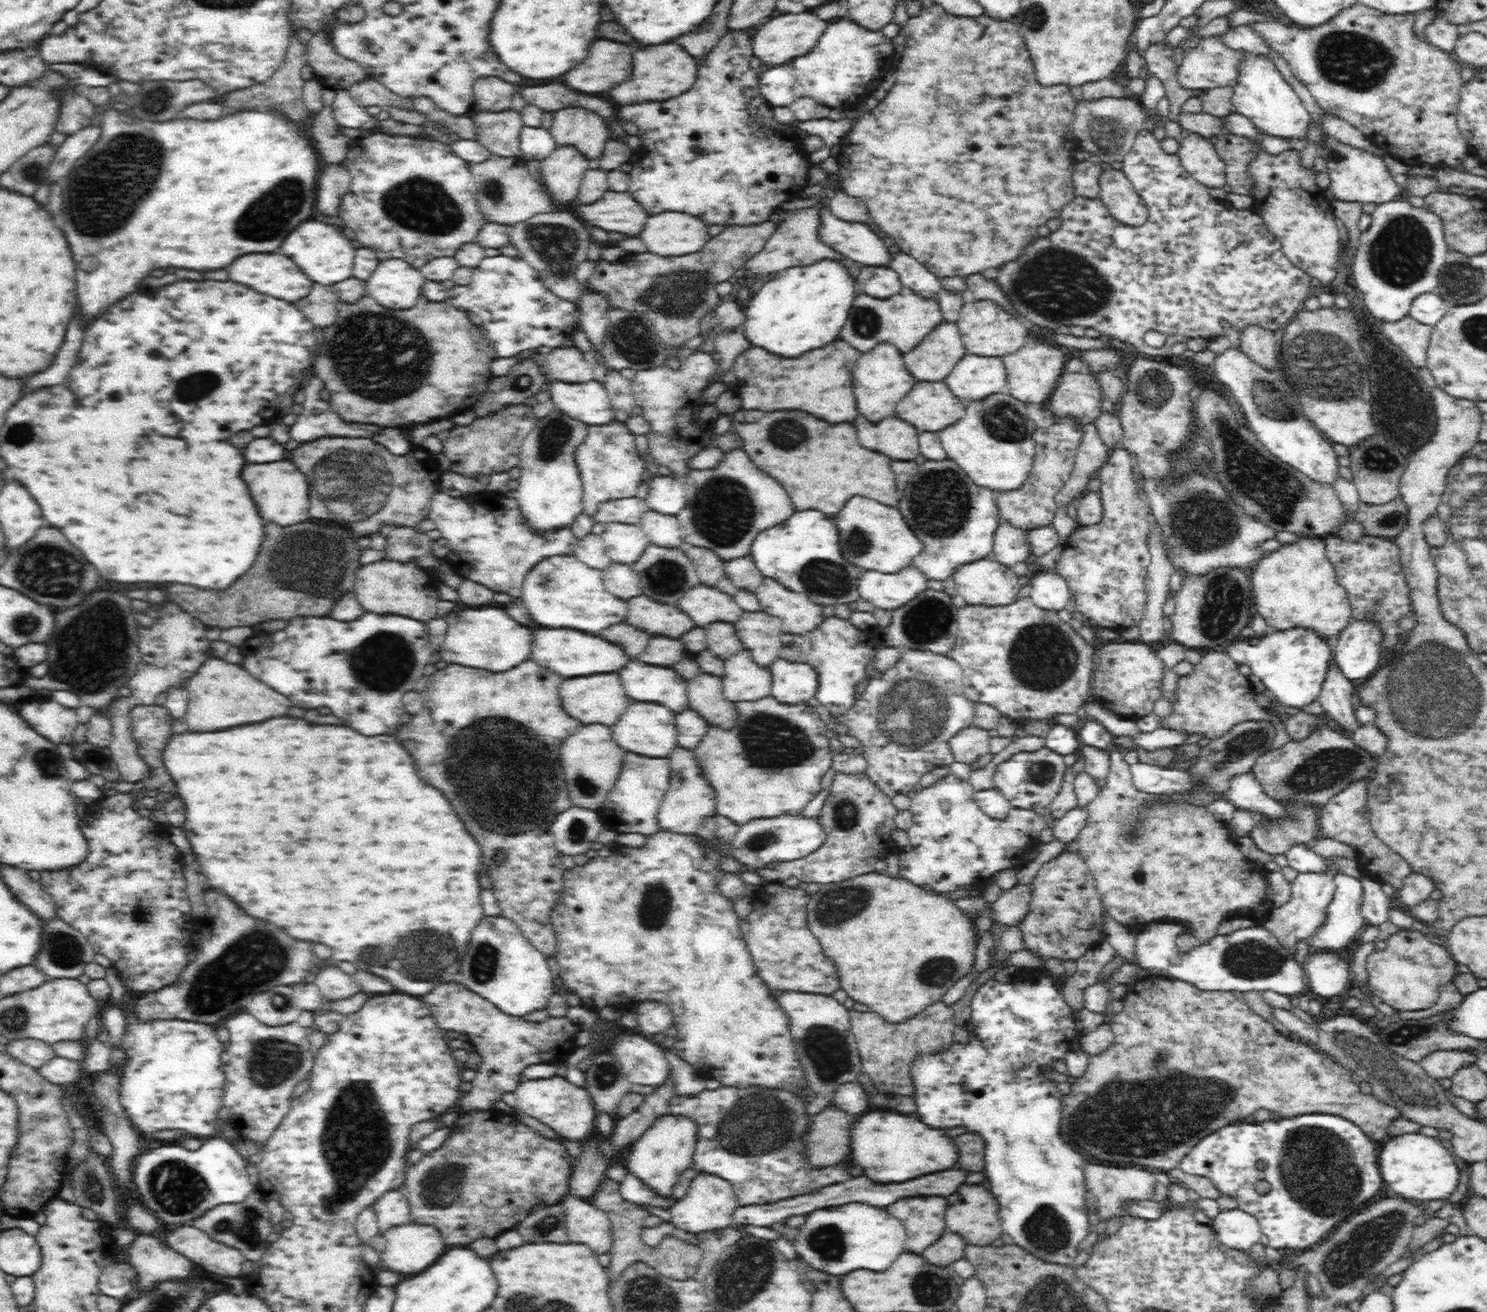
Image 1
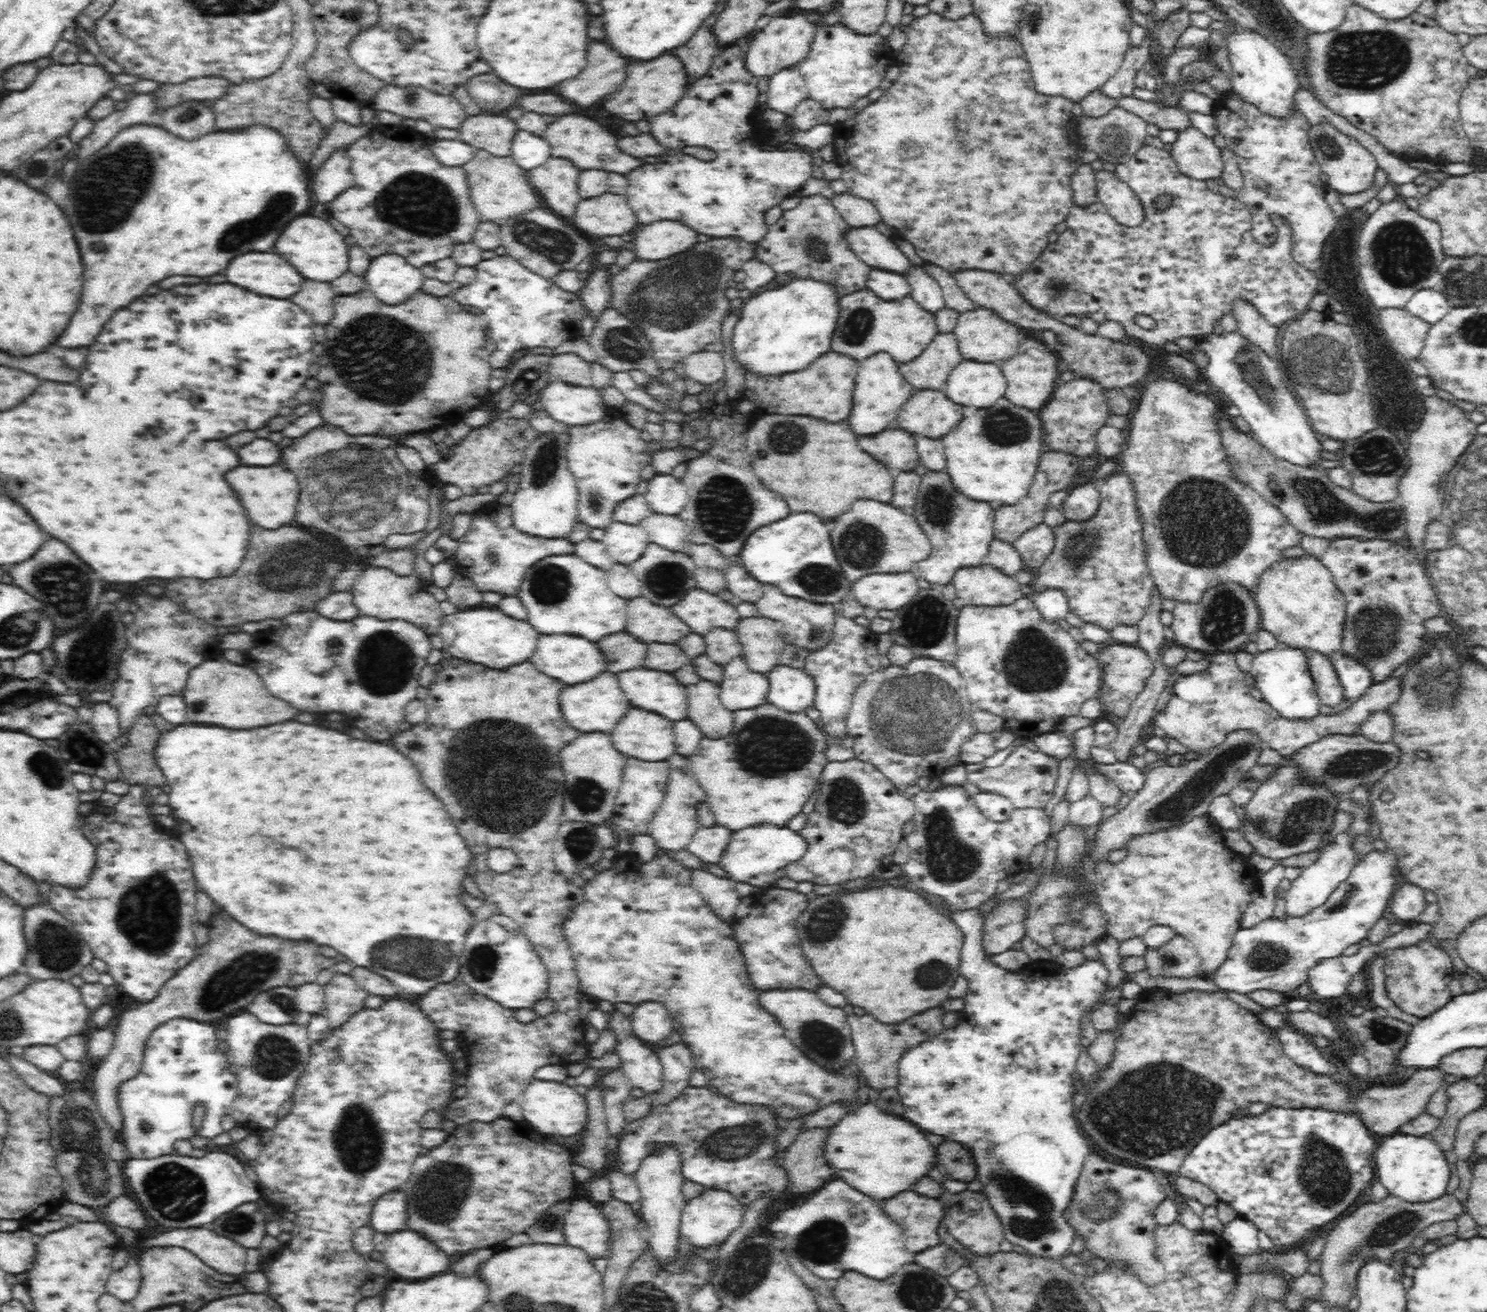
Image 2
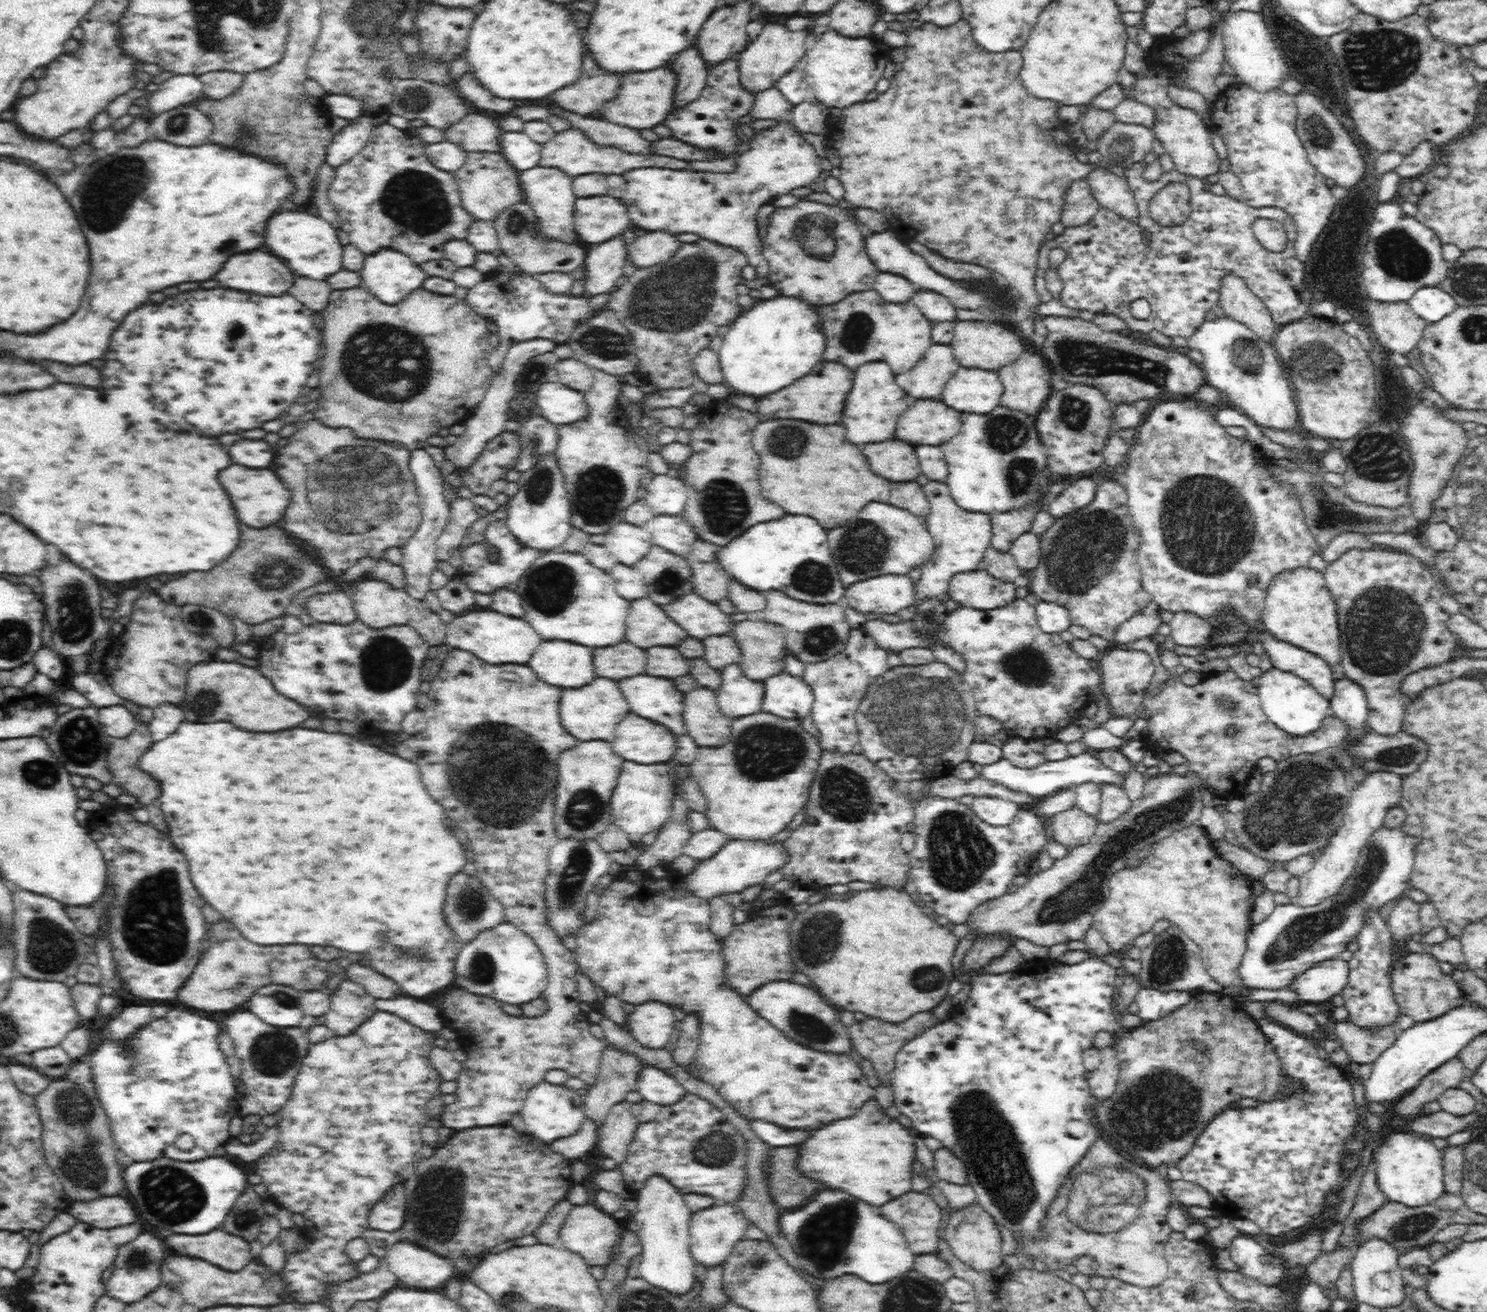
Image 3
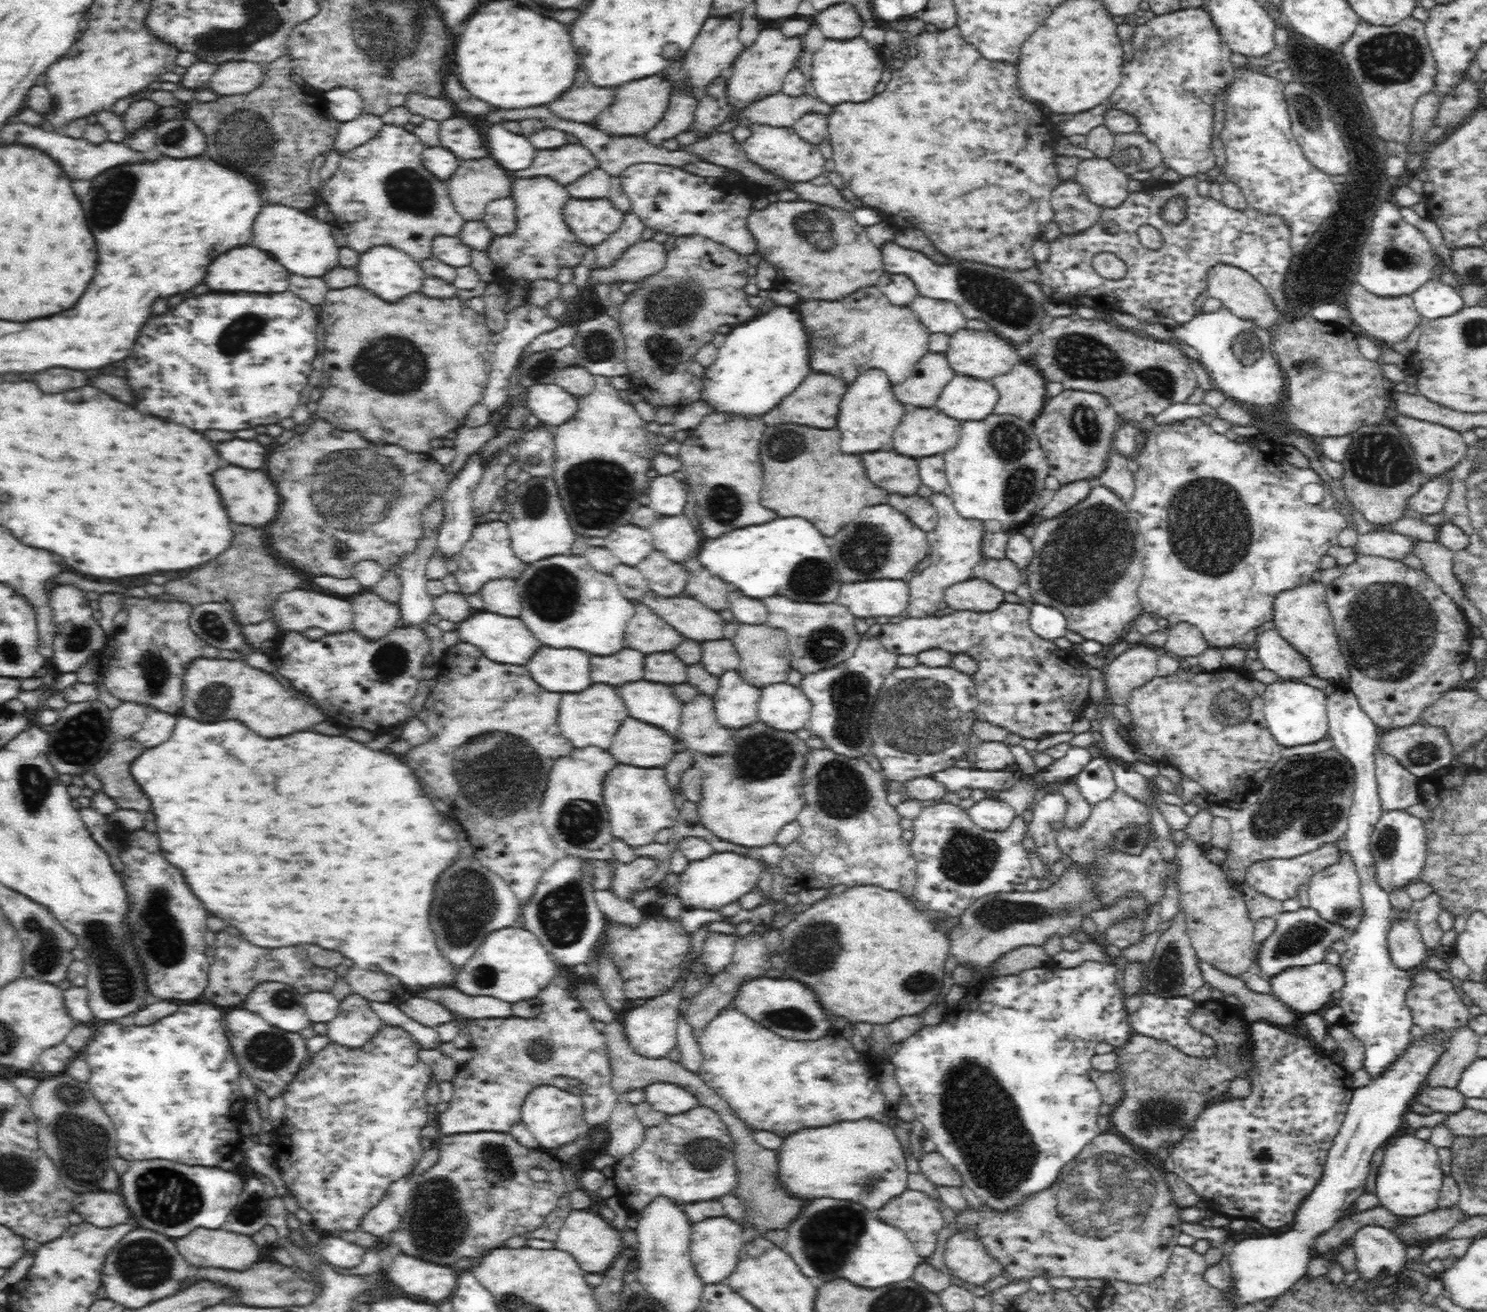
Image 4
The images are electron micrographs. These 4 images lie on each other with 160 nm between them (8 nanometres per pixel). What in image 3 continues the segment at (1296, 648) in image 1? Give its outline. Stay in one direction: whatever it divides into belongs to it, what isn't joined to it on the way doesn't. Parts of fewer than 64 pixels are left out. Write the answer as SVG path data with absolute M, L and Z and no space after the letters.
M1274 668L1262 673L1258 678L1257 693L1263 714L1288 737L1302 738L1322 729L1331 717L1329 699L1320 694L1311 684L1290 673L1282 673Z

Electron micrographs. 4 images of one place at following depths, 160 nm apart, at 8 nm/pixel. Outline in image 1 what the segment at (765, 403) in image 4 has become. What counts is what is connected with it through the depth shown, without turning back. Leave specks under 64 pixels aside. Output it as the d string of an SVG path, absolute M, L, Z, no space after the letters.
M822 261L812 266L786 269L785 273L768 281L758 292L752 293L743 303L744 322L742 334L755 349L762 349L776 357L786 359L800 358L804 353L837 340L855 294L855 284L846 275L846 267L832 261Z

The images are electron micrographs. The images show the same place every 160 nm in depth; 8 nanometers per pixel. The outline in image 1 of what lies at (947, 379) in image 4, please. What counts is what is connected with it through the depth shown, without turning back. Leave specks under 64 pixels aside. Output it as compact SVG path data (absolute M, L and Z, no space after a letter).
M940 323L902 362L916 382L943 382L966 355L957 323Z

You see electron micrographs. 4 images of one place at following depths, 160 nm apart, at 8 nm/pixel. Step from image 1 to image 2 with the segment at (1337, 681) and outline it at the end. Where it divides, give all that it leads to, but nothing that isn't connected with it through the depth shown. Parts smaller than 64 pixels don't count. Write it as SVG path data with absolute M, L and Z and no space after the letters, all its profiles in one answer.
M1304 650L1306 668L1322 704L1335 707L1342 702L1342 685L1338 681L1335 666L1324 654Z

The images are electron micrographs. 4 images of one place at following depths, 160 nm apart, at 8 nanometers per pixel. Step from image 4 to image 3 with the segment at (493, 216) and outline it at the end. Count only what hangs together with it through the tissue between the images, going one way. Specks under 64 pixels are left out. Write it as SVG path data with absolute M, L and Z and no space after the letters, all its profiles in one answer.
M524 200L514 202L514 204L506 206L506 209L500 210L496 214L496 218L492 218L491 224L496 232L500 251L506 254L516 265L522 267L525 274L560 272L569 275L585 264L585 254L582 254L580 246L547 244L547 242L539 242L531 236L530 228L534 226L534 213L530 211L530 207Z

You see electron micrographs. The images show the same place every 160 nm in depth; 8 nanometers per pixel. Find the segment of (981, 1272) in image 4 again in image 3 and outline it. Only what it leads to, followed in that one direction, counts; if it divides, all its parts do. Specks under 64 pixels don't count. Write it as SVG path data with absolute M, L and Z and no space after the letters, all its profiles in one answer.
M977 1203L951 1215L942 1236L952 1250L952 1254L976 1272L993 1272L1002 1261L1002 1239L996 1222L989 1213Z

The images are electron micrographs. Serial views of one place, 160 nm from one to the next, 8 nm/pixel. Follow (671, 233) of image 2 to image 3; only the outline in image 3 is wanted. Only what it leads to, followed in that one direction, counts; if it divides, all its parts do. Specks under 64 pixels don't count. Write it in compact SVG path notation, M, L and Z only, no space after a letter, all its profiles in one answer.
M652 232L637 237L628 245L627 258L637 269L647 269L670 260L680 245L676 236L668 232Z

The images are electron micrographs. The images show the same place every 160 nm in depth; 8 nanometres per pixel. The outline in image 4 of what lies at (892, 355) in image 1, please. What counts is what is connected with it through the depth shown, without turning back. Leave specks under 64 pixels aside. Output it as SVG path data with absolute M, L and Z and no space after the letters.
M870 370L862 374L844 394L838 412L836 428L842 434L840 452L842 454L866 454L878 452L890 446L896 426L902 422L903 416L908 412L904 406L898 404L888 377L878 370Z

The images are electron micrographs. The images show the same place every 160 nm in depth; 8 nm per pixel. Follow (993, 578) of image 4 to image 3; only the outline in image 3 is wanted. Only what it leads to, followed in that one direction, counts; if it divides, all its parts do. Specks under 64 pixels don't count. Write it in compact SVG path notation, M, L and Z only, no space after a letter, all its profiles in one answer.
M992 547L986 551L977 570L986 571L994 579L1013 585L1016 578L1025 574L1025 571L1017 565L1014 557L1009 552L1000 553L992 549Z

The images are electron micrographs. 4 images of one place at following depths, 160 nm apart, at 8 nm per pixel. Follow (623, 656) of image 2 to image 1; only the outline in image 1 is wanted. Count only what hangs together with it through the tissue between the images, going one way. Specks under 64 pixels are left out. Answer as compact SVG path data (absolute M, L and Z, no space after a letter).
M618 624L618 626L610 626L606 630L602 630L600 638L622 646L624 654L628 654L628 660L634 660L642 654L642 650L646 650L650 636L628 626L628 624Z

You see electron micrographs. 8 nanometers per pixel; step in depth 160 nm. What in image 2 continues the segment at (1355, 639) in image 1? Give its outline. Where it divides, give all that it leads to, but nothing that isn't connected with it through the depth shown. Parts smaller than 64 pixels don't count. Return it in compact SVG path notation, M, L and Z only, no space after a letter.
M1340 653L1334 654L1329 660L1335 666L1338 681L1342 685L1342 700L1354 704L1367 695L1373 680L1370 671L1364 665Z

